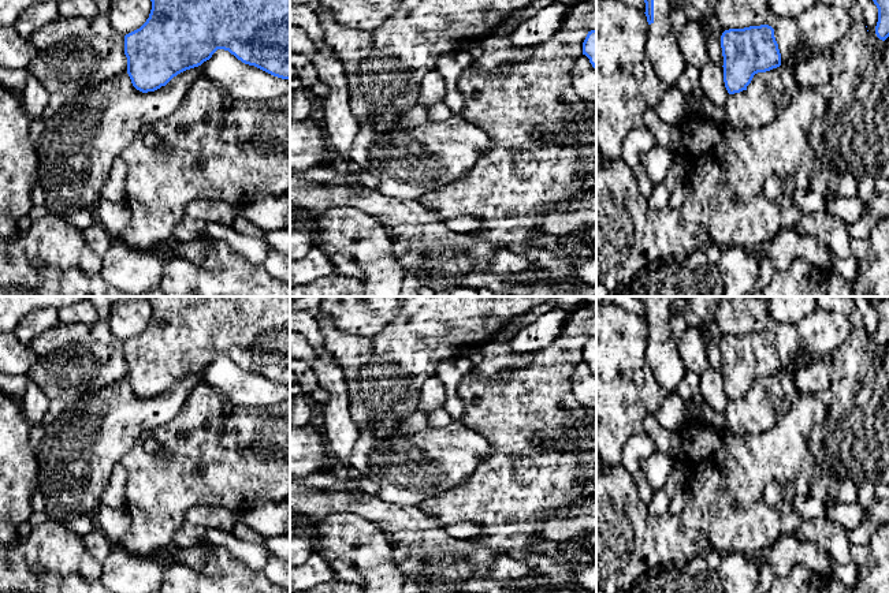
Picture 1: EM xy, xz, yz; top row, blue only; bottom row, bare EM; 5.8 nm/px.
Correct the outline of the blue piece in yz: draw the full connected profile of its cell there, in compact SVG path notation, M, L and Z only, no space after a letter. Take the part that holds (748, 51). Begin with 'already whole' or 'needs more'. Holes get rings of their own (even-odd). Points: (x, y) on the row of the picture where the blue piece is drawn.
already whole | M769 25L729 29L721 36L724 82L729 94L747 90L758 72L781 66L781 53Z

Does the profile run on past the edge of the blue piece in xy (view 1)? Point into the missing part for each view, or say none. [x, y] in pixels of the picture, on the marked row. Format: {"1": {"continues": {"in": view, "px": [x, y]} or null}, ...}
{"1": {"continues": null}}

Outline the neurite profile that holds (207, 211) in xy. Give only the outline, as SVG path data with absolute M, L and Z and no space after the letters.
M205 198L189 202L185 209L185 216L198 219L207 224L217 223L231 225L238 215L239 209L228 204Z

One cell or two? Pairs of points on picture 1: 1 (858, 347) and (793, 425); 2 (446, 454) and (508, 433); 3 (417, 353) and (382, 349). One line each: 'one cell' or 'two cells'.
1: two cells
2: two cells
3: one cell

